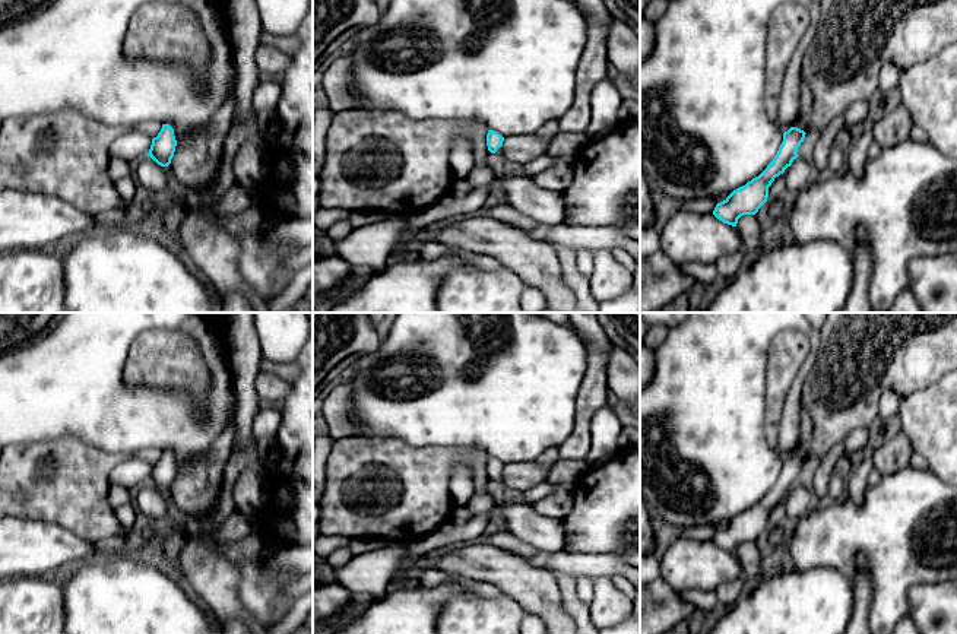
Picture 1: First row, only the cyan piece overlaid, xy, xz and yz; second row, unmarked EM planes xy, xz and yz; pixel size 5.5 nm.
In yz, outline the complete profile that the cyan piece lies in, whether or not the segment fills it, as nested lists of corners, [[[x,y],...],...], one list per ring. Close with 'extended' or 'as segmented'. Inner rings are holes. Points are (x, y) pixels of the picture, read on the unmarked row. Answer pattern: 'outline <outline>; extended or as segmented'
outline [[[790,454],[783,460],[783,469],[767,495],[745,513],[733,517],[723,529],[717,530],[713,542],[723,551],[736,554],[738,546],[744,542],[755,542],[767,529],[769,514],[776,504],[785,500],[798,485],[798,475],[805,466],[805,459]]]; as segmented

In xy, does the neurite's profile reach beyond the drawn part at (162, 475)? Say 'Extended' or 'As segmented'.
As segmented

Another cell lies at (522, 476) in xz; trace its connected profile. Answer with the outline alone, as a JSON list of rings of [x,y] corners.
[[[554,447],[544,451],[527,463],[508,463],[503,469],[503,482],[520,494],[545,482],[548,472],[560,459],[560,448]]]

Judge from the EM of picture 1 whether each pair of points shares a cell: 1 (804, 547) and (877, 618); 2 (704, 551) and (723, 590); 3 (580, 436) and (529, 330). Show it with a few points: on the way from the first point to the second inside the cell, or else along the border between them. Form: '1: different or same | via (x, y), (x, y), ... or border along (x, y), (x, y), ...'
1: same | via (836, 545), (862, 545), (881, 564), (881, 586)
2: different | border along (742, 574), (723, 582), (715, 590)
3: different | border along (580, 387), (576, 396), (574, 427), (558, 447)

